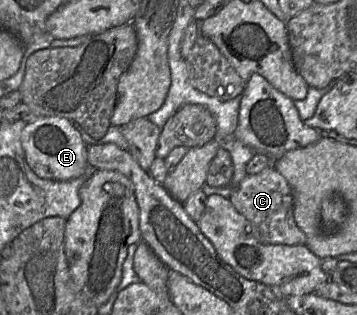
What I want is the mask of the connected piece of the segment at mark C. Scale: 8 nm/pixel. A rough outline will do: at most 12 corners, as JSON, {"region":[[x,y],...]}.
{"region":[[275,166],[247,174],[229,200],[259,241],[306,243],[292,189]]}

